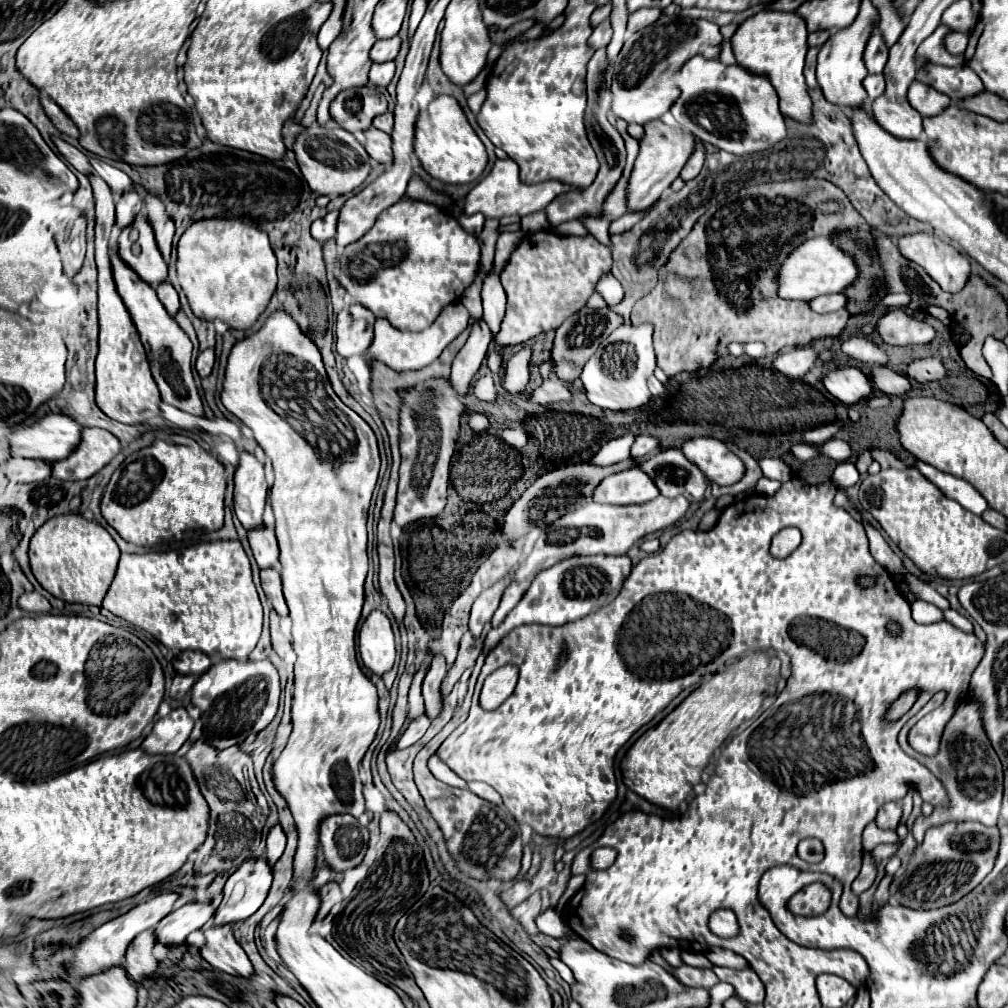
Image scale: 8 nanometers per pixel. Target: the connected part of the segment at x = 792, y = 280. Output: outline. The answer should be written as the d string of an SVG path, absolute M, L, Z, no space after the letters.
M813 237L795 247L783 261L781 269L777 271L777 293L781 299L809 301L817 295L845 291L855 281L855 277L857 269L849 253L843 253L829 237Z

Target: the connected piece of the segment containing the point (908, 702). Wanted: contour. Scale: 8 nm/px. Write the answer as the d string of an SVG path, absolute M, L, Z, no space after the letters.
M907 689L905 693L901 693L901 697L899 697L897 701L893 701L893 703L889 705L889 709L887 709L887 713L883 715L883 719L885 719L887 723L899 721L899 719L913 707L913 703L917 701L917 697L919 697L919 689Z

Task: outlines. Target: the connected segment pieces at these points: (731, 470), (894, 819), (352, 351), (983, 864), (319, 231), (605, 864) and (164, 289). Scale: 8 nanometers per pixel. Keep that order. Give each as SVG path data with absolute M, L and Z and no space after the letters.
M697 437L683 443L687 459L695 461L711 483L733 485L743 479L745 463L719 439Z
M885 803L879 807L875 823L881 829L895 829L899 825L899 817L901 817L901 805L899 803Z
M355 303L345 307L337 315L337 325L335 325L337 353L341 357L363 355L373 343L373 325L375 325L375 315L363 305Z
M949 821L931 827L925 839L915 847L905 871L893 879L891 895L897 903L911 909L941 909L971 893L993 869L995 851L999 849L997 827L985 827L975 821Z
M329 211L325 217L317 219L313 225L311 225L311 235L317 239L317 241L327 241L335 235L335 227L337 227L337 217L339 217L339 211Z
M597 847L595 851L593 851L593 855L591 855L591 869L593 871L603 871L603 869L609 869L611 867L611 863L615 861L615 849L611 849L611 847Z
M165 279L163 283L155 285L155 291L157 291L157 297L159 297L159 301L165 305L167 313L173 317L173 315L179 311L179 297L177 297L177 291L175 291L175 287L169 283L169 279Z

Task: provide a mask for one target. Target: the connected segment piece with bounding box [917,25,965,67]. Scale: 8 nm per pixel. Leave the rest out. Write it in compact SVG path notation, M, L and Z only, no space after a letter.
M939 25L931 37L927 37L919 49L917 55L921 59L927 59L929 63L937 63L937 65L947 65L947 67L957 67L965 63L965 55L951 55L945 49L944 40L942 36L947 35L950 29L946 25Z

